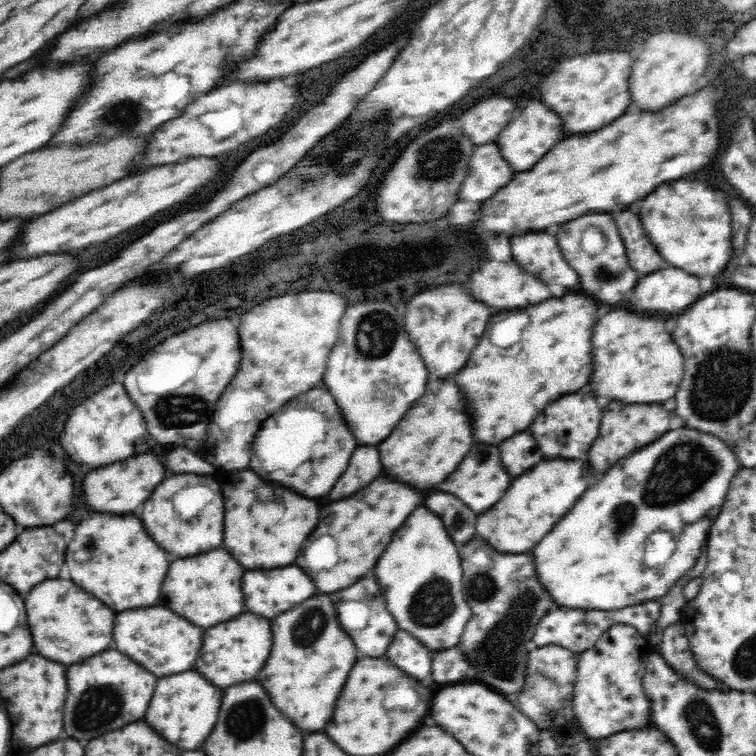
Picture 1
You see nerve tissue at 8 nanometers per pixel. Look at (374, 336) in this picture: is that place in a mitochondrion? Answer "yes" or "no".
yes

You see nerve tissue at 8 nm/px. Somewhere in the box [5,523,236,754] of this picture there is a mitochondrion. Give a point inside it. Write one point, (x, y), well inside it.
(100, 705)

